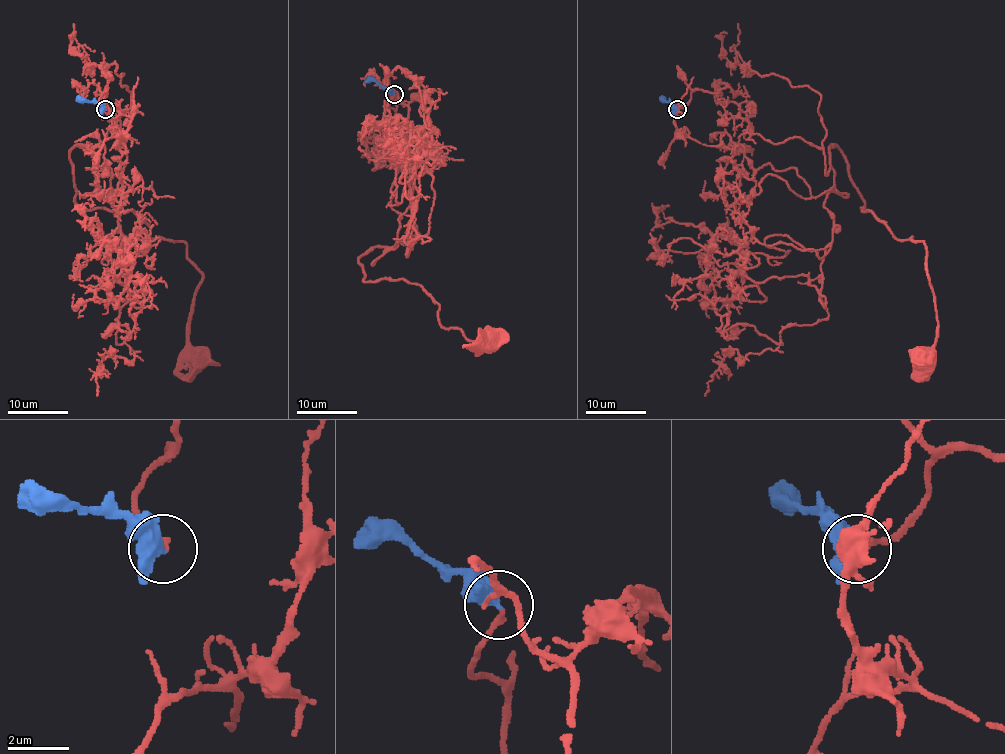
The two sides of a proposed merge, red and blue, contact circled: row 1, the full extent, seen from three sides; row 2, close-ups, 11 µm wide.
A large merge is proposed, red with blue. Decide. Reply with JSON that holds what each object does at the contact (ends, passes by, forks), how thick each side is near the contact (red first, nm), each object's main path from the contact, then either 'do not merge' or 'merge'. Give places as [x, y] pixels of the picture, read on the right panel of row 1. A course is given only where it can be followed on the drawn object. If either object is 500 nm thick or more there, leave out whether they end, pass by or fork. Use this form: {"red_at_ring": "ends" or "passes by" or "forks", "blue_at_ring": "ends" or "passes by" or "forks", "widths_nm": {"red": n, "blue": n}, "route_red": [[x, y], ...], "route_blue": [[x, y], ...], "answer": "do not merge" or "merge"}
{"red_at_ring": "ends", "blue_at_ring": "passes by", "widths_nm": {"red": 190, "blue": 440}, "route_red": [[678, 109], [747, 102], [749, 134], [822, 147], [828, 175], [841, 152], [861, 208], [925, 244], [920, 356]], "route_blue": [[676, 109], [661, 96]], "answer": "merge"}

